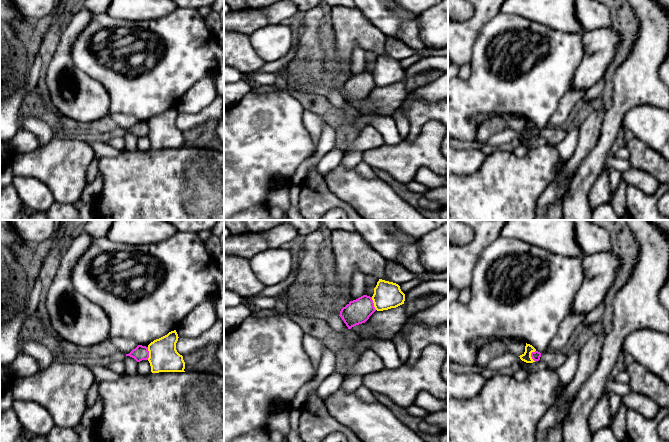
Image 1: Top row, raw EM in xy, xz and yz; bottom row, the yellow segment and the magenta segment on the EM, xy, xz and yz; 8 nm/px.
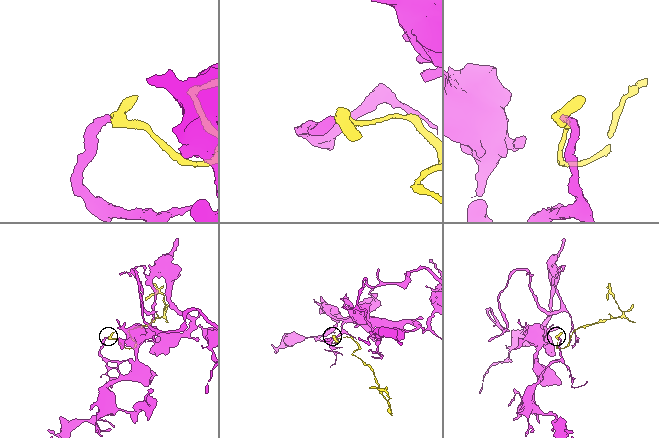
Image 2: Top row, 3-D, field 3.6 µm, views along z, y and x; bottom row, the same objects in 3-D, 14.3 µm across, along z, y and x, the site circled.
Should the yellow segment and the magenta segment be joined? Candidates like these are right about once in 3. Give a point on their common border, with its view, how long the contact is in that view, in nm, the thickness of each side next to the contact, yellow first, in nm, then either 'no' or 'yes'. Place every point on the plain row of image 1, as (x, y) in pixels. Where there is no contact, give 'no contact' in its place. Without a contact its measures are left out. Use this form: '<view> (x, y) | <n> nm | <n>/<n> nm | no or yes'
yz (530, 131) | 100 nm | 80/70 nm | no

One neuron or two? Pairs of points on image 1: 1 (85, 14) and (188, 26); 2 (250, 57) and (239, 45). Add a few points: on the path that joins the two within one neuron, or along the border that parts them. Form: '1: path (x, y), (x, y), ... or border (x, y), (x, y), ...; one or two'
1: border (93, 14), (87, 26), (79, 34); two
2: path (247, 54), (241, 48); one

